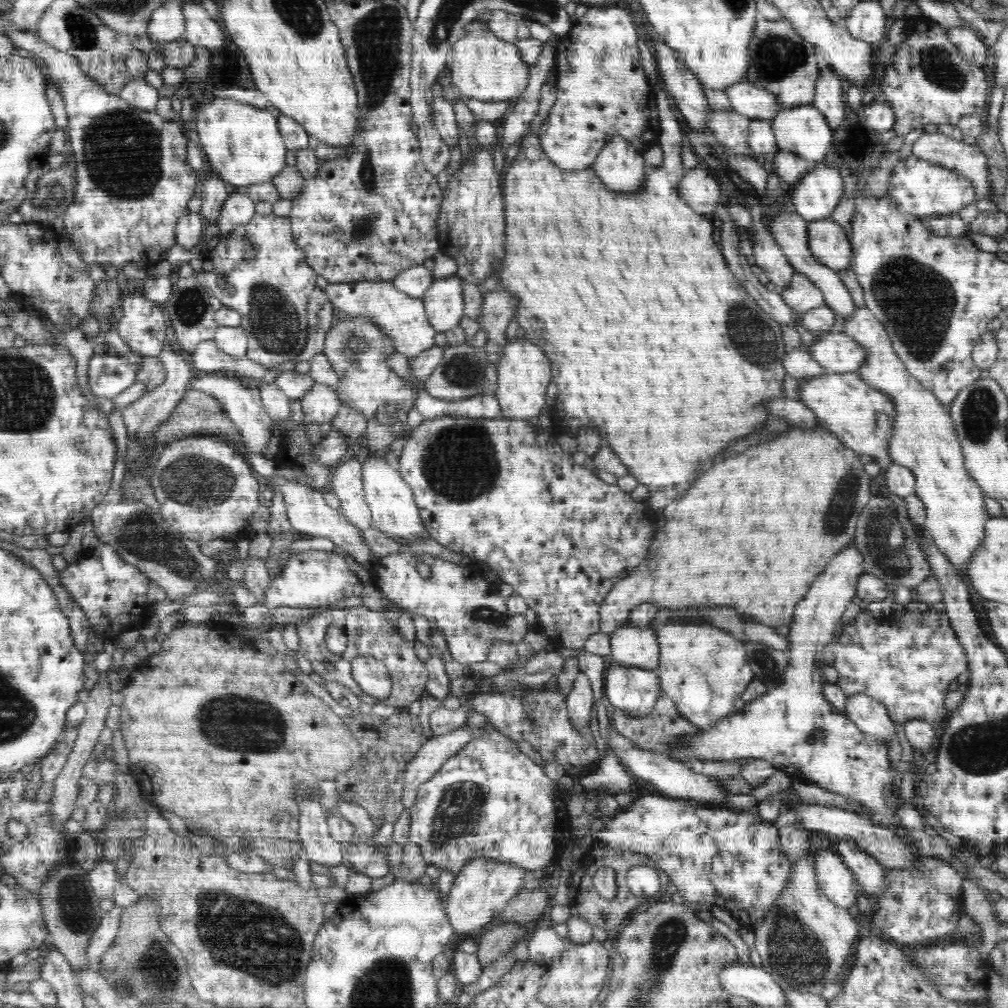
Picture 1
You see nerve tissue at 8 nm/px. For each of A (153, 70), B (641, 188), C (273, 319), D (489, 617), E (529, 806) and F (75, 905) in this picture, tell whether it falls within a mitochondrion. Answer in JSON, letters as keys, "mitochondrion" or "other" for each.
{"A":"other","B":"other","C":"mitochondrion","D":"mitochondrion","E":"other","F":"mitochondrion"}

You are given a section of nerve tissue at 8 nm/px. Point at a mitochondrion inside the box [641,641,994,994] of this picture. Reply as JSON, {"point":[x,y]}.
{"point":[794,953]}

